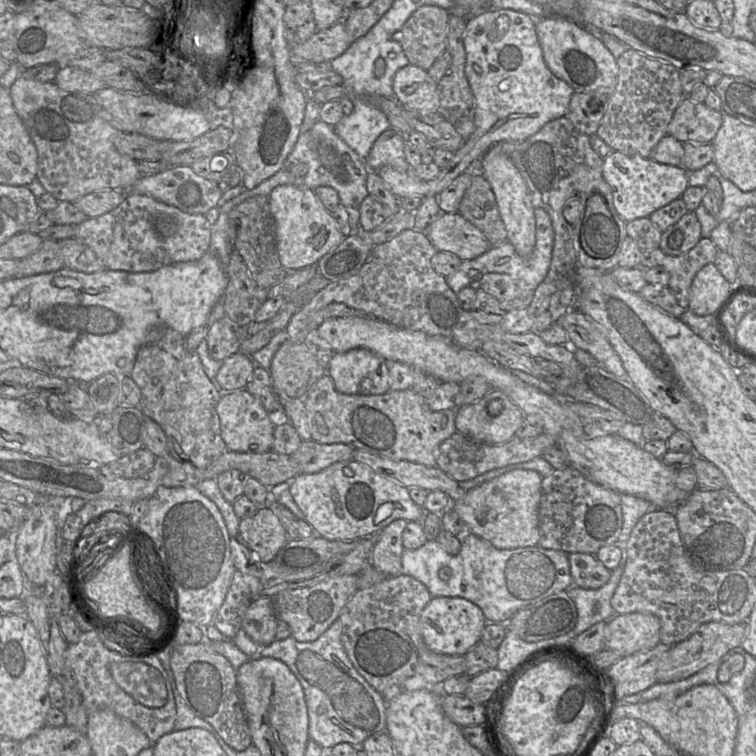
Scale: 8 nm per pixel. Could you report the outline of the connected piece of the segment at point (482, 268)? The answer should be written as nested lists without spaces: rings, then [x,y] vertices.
[[[542,208],[534,209],[536,226],[535,247],[528,257],[520,256],[509,241],[505,241],[497,247],[491,247],[482,255],[468,261],[462,261],[458,270],[445,277],[448,286],[455,293],[470,286],[473,281],[479,281],[487,273],[504,273],[513,278],[518,278],[529,284],[536,290],[538,285],[545,279],[550,268],[554,246],[554,229],[549,214]]]

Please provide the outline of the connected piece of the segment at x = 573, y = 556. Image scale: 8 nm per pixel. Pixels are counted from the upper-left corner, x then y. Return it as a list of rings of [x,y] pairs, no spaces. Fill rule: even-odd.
[[[570,553],[568,559],[573,585],[584,589],[598,589],[609,581],[611,571],[596,556],[587,553]]]

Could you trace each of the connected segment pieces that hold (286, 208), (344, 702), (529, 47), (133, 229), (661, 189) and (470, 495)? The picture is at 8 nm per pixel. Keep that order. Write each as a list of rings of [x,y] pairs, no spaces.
[[[294,185],[275,187],[269,195],[274,233],[280,263],[287,271],[315,266],[319,259],[335,249],[345,238],[332,214],[317,198],[314,190]]]
[[[338,619],[314,641],[299,642],[290,635],[284,640],[274,640],[266,647],[259,646],[258,651],[252,656],[243,653],[231,640],[224,639],[220,642],[214,642],[207,639],[205,637],[205,629],[201,643],[208,645],[215,652],[224,656],[235,671],[247,661],[263,657],[275,658],[286,664],[303,688],[308,714],[309,738],[324,750],[330,750],[339,743],[350,743],[355,747],[359,747],[372,734],[386,730],[387,701],[353,666],[341,642],[341,622]]]
[[[511,9],[483,11],[467,19],[463,44],[466,52],[465,75],[475,99],[475,131],[464,145],[454,152],[450,163],[442,168],[437,178],[433,180],[418,179],[413,175],[412,169],[409,172],[400,172],[389,166],[380,168],[377,171],[379,176],[397,198],[437,196],[493,145],[526,140],[548,122],[563,117],[567,113],[575,90],[564,80],[556,77],[546,65],[536,33],[536,20],[531,16]]]
[[[127,193],[122,203],[112,211],[73,225],[74,238],[89,246],[106,269],[132,273],[152,272],[164,266],[199,260],[209,251],[210,228],[202,214],[188,214],[179,208],[151,196]]]
[[[612,151],[603,159],[602,176],[611,188],[614,208],[625,222],[650,217],[654,211],[682,197],[689,186],[689,173],[682,166],[662,164],[619,151]]]
[[[512,470],[466,491],[461,499],[452,501],[450,506],[471,533],[489,541],[498,549],[536,546],[540,539],[539,505],[542,479],[534,470]]]

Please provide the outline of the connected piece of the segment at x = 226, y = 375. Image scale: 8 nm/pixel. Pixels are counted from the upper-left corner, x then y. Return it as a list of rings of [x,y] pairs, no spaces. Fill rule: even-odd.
[[[238,351],[221,363],[216,380],[224,392],[244,389],[255,367],[250,356]]]

